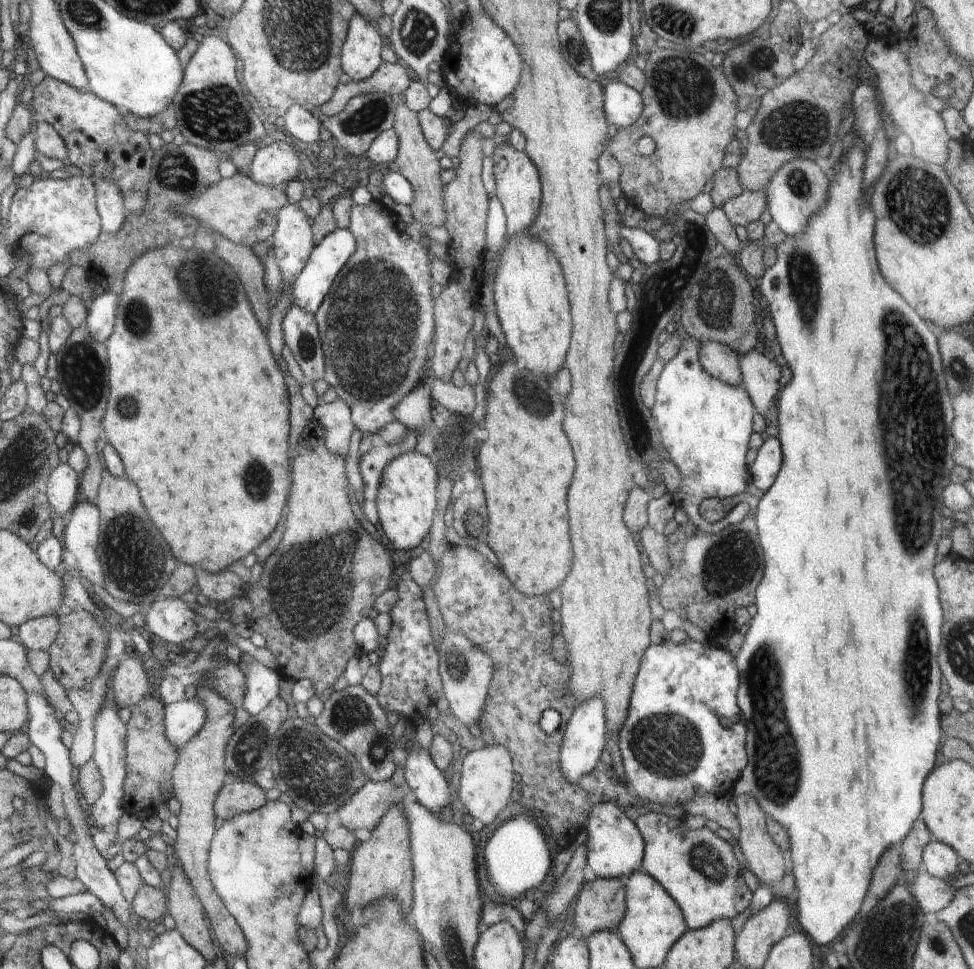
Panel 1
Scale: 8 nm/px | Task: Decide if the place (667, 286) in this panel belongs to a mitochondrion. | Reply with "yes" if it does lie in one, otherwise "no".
yes

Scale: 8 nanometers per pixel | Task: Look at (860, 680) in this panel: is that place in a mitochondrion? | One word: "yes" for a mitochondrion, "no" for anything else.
no

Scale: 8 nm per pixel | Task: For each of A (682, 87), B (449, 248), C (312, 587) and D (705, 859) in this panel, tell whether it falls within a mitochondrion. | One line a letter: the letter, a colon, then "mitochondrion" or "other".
A: mitochondrion
B: other
C: mitochondrion
D: mitochondrion

